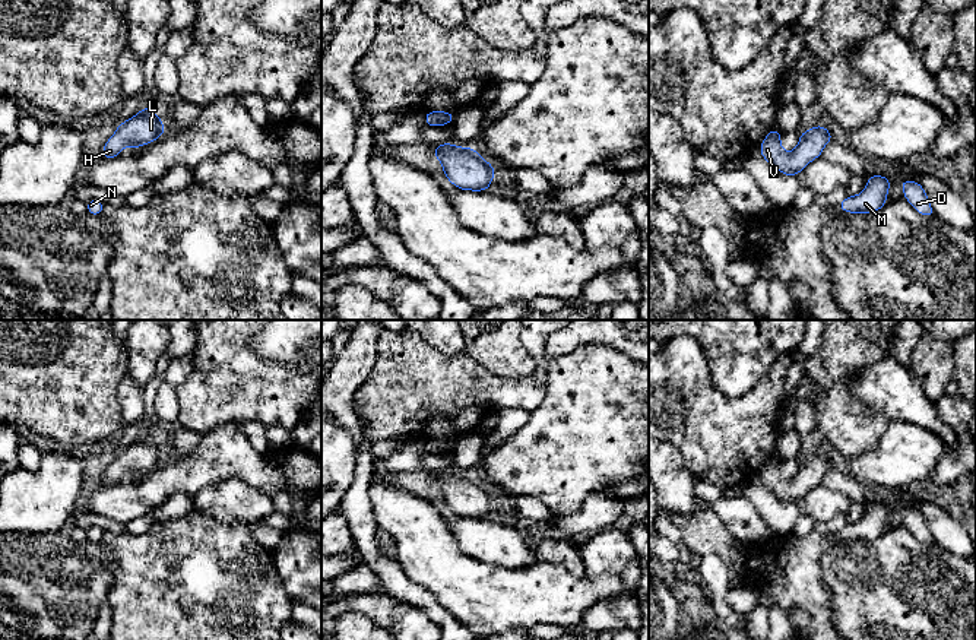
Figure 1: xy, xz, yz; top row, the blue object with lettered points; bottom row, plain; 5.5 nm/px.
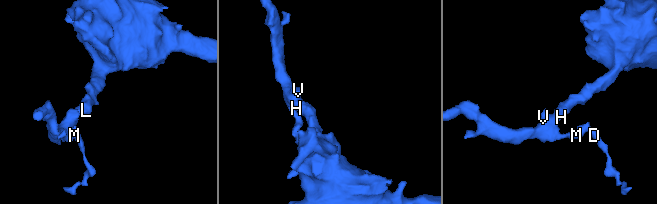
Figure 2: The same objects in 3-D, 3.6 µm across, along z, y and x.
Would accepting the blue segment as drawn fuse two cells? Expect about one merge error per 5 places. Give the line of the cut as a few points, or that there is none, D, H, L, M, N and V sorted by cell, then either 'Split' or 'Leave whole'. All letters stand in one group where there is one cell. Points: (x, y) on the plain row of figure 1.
No split. Groups: D H L M N V. Leave whole

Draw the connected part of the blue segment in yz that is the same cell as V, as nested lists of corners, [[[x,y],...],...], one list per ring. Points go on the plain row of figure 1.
[[[821,452],[799,460],[798,473],[792,479],[782,476],[782,460],[773,454],[761,469],[758,479],[780,501],[796,504],[809,489],[821,485],[824,473],[834,468]]]

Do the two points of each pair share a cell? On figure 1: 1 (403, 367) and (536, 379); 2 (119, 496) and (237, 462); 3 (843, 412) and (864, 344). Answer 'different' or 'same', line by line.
1: same
2: same
3: same

